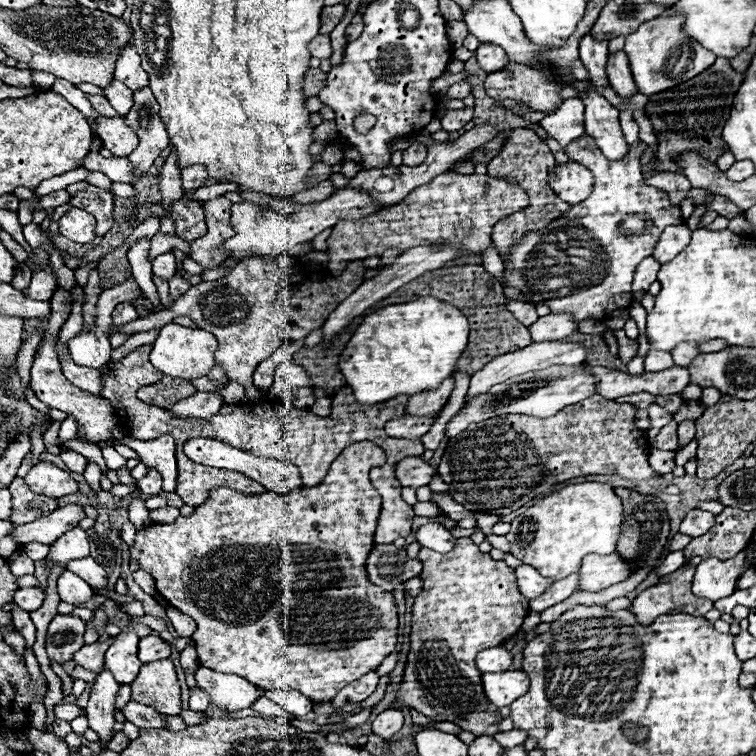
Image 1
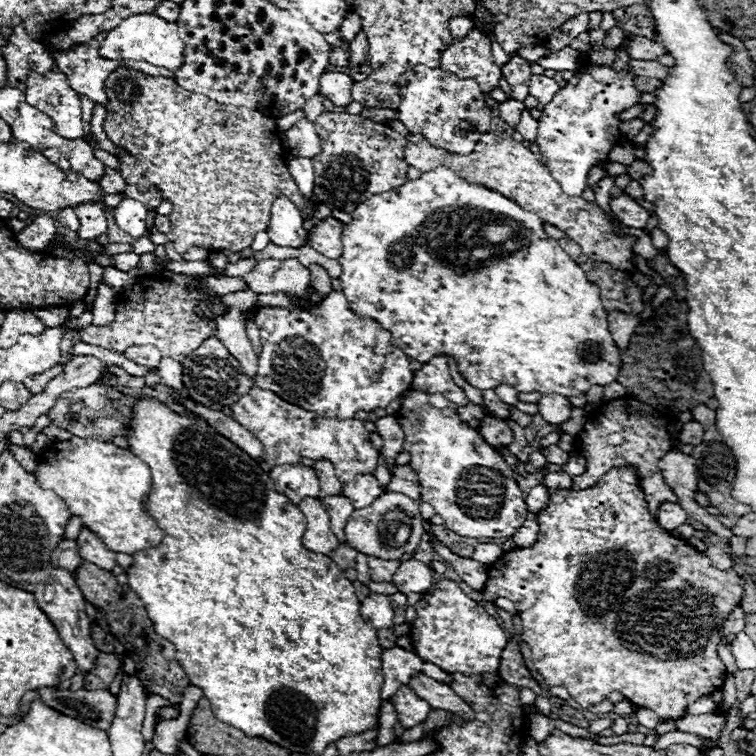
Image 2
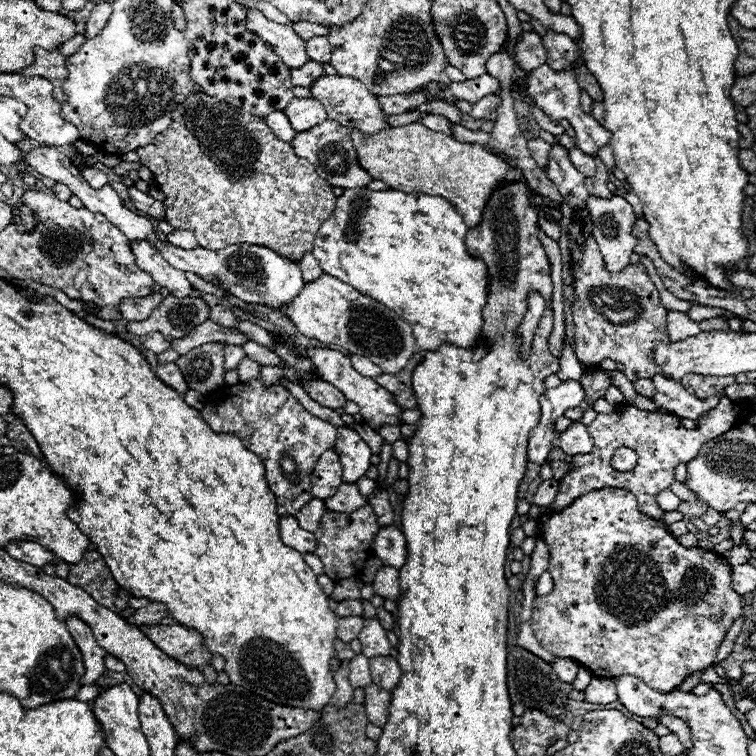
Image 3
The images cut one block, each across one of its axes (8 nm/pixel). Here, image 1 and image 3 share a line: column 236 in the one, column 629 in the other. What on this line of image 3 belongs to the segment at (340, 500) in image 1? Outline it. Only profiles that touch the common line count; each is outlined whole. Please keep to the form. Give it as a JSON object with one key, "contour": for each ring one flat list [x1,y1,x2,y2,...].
{"contour":[[602,488,594,490,590,494,584,494,582,498,576,498,570,506,566,506,562,512,548,512,538,520,538,536,542,536,550,548,550,564,548,572,554,580,554,590,546,596,538,596,534,600,534,612,532,612,532,630,536,640,554,656,570,658,582,666,588,668,590,674,602,676,602,678,616,678,616,676,636,676,642,682,646,682,656,692,668,694,674,688,678,688,692,672,704,670,710,664,714,664,716,652,720,642,724,640,728,628,732,622,742,614,742,596,734,592,732,588,732,568,730,564,716,552,704,552,700,548,684,548,662,522,656,522,648,516,644,516,638,510,638,502,632,492,620,490,620,488]]}

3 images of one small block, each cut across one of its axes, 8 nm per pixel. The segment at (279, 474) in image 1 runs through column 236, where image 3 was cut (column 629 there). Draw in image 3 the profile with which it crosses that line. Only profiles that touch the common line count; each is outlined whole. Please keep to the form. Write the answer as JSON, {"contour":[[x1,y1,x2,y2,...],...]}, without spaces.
{"contour":[[618,448,612,458,612,468,618,472,630,472,630,470,634,470,636,462,638,462,638,454,634,450]]}

